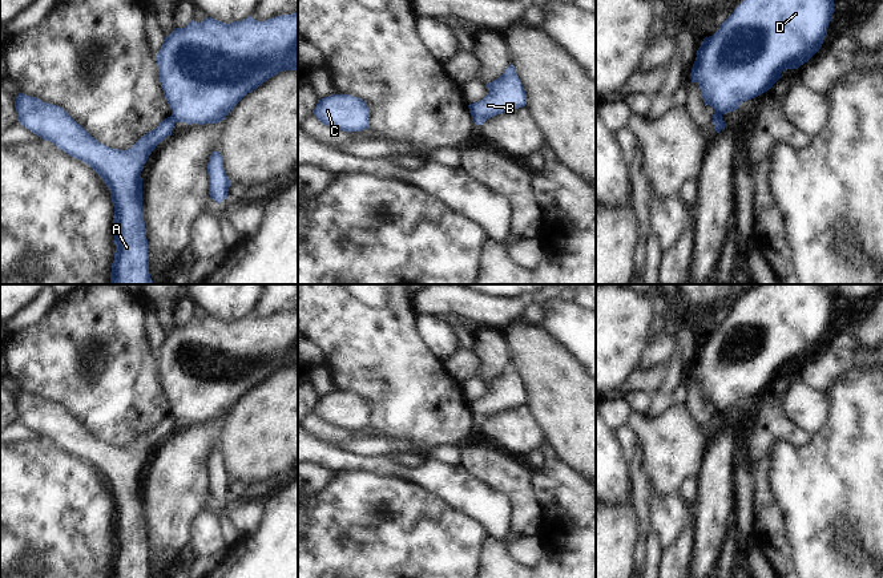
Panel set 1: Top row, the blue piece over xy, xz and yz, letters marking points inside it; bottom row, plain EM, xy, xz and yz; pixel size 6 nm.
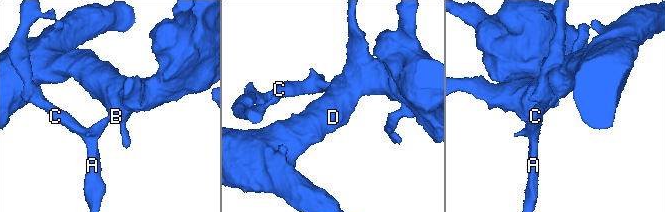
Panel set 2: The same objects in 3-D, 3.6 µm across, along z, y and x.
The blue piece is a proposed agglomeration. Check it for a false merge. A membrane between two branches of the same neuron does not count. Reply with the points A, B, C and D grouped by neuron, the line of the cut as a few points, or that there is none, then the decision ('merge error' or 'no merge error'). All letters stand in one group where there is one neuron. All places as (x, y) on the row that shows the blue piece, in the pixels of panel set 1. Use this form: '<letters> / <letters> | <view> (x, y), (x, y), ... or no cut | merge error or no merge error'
A C / B D | yz (713, 116), (724, 124) | merge error

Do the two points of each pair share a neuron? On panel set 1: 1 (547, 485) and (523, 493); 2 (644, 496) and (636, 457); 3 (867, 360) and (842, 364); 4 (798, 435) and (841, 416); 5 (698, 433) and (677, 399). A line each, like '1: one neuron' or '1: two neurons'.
1: two neurons
2: one neuron
3: one neuron
4: two neurons
5: two neurons

